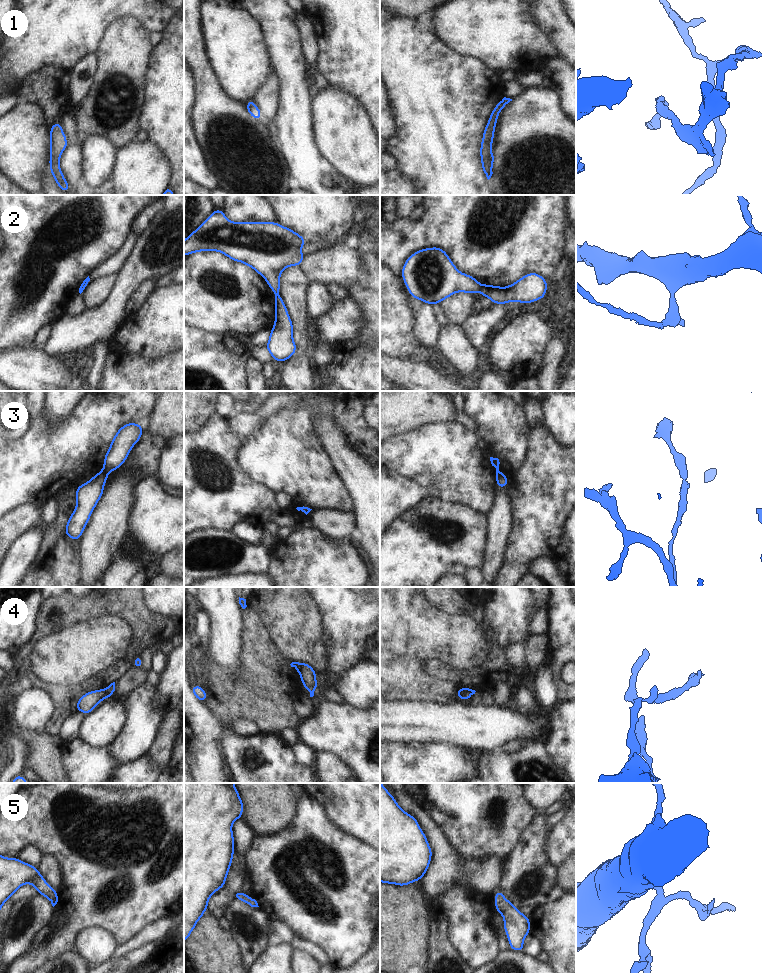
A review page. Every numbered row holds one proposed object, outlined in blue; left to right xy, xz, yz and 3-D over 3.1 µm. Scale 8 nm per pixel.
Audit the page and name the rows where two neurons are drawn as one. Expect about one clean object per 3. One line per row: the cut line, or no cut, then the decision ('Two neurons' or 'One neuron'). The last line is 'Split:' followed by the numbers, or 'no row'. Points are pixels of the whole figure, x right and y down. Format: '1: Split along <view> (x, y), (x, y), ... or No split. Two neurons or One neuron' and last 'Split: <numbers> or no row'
1: No split. One neuron
2: Split along yz (481, 286), (479, 291). Two neurons
3: Split along xy (103, 469), (107, 472). Two neurons
4: Split along yz (457, 692), (469, 695). Two neurons
5: No split. One neuron
Split: 2, 3, 4.

